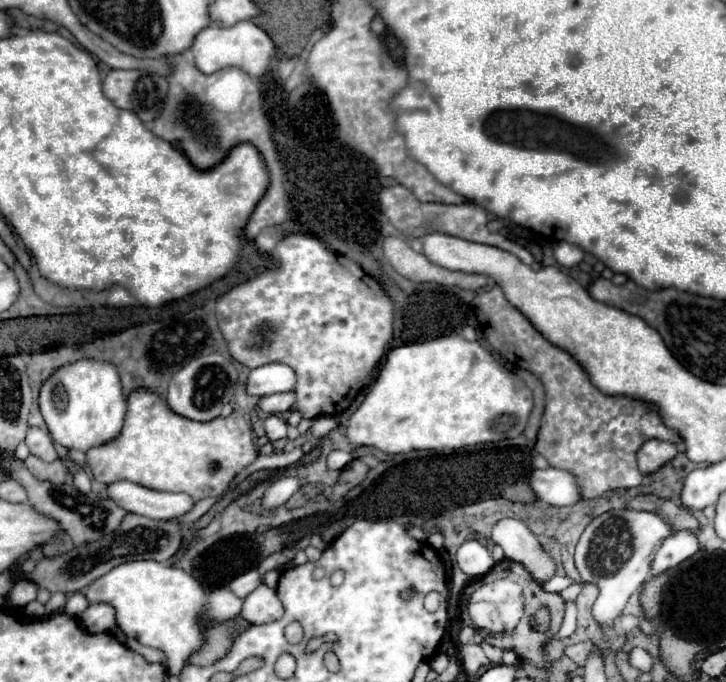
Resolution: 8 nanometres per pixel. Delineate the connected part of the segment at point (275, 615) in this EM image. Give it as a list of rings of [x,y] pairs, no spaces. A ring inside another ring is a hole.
[[[264,582],[244,598],[242,618],[250,624],[268,624],[280,620],[284,616],[284,606],[276,594],[276,590],[264,586]]]

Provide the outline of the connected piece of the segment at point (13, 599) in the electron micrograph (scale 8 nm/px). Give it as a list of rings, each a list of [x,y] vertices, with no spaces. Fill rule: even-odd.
[[[18,580],[12,590],[6,594],[6,602],[10,606],[26,606],[36,598],[36,586],[32,580]]]

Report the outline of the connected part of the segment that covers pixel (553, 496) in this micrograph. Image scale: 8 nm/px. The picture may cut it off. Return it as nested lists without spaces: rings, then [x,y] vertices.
[[[546,468],[530,474],[530,486],[538,500],[552,506],[574,506],[582,500],[582,488],[578,478],[568,470]]]

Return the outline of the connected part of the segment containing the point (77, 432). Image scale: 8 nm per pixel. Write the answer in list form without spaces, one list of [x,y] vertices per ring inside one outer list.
[[[80,360],[76,364],[56,370],[40,390],[40,412],[46,420],[46,426],[54,442],[58,442],[60,446],[68,450],[88,452],[90,448],[114,442],[122,432],[124,414],[126,414],[126,398],[122,394],[122,384],[120,384],[116,368],[112,364],[98,362],[98,360]]]

